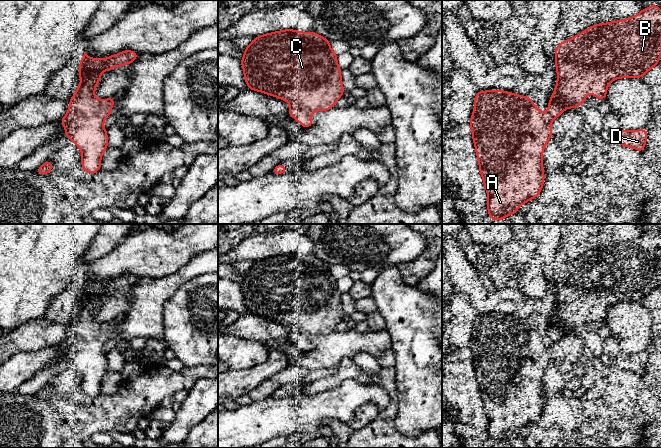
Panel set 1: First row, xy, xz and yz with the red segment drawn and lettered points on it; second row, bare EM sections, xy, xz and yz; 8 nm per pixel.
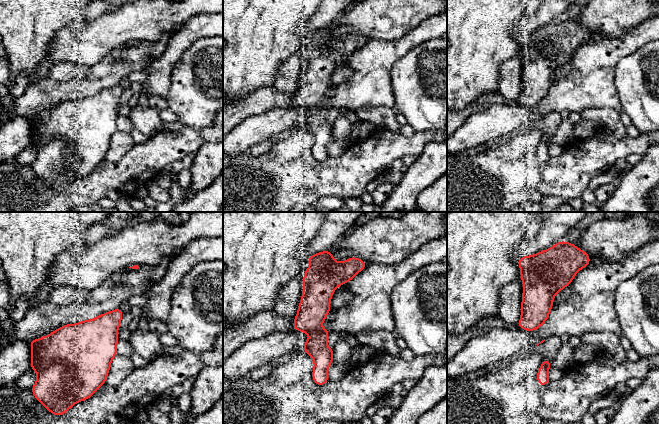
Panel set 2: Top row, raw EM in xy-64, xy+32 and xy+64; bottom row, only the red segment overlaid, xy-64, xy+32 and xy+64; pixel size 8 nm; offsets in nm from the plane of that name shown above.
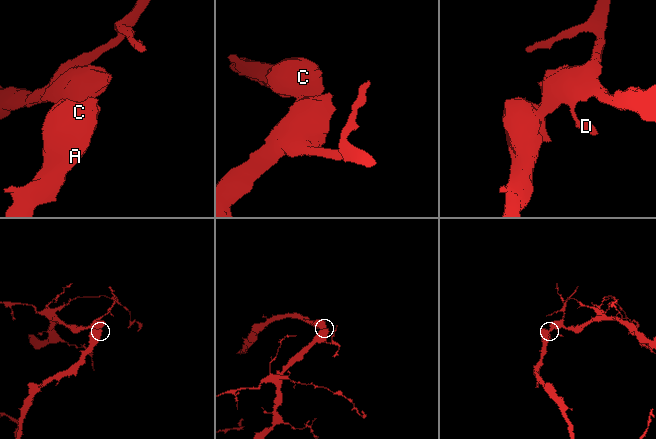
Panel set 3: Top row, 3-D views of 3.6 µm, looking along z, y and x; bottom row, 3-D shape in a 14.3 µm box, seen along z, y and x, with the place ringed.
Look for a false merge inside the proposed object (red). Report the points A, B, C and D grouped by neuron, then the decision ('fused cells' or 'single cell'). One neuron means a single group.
A B C D; single cell

